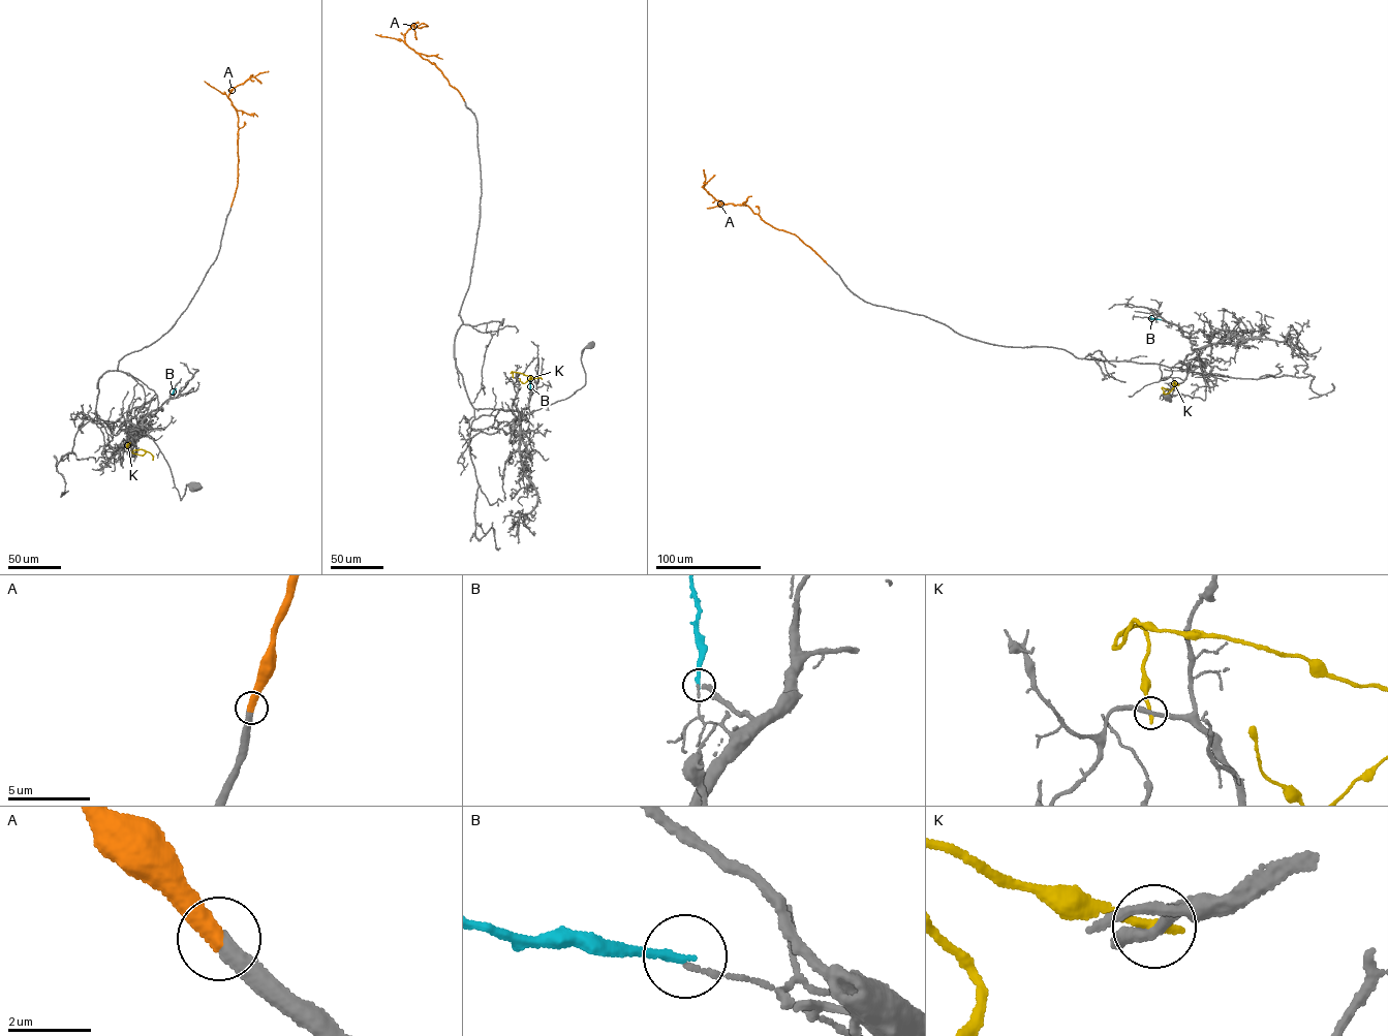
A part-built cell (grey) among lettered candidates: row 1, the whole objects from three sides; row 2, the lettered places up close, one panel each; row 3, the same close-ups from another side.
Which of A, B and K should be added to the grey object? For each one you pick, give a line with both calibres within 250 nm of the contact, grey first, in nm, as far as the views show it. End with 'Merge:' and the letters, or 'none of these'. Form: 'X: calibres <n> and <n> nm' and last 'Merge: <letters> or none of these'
A: calibres 400 and 440 nm
Merge: A

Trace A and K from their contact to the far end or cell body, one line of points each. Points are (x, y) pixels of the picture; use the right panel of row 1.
A: (827, 263), (797, 237), (767, 223), (750, 207), (714, 199), (704, 187), (703, 169)
K: (1168, 389), (1162, 387), (1163, 393), (1168, 394), (1174, 382), (1171, 389)

